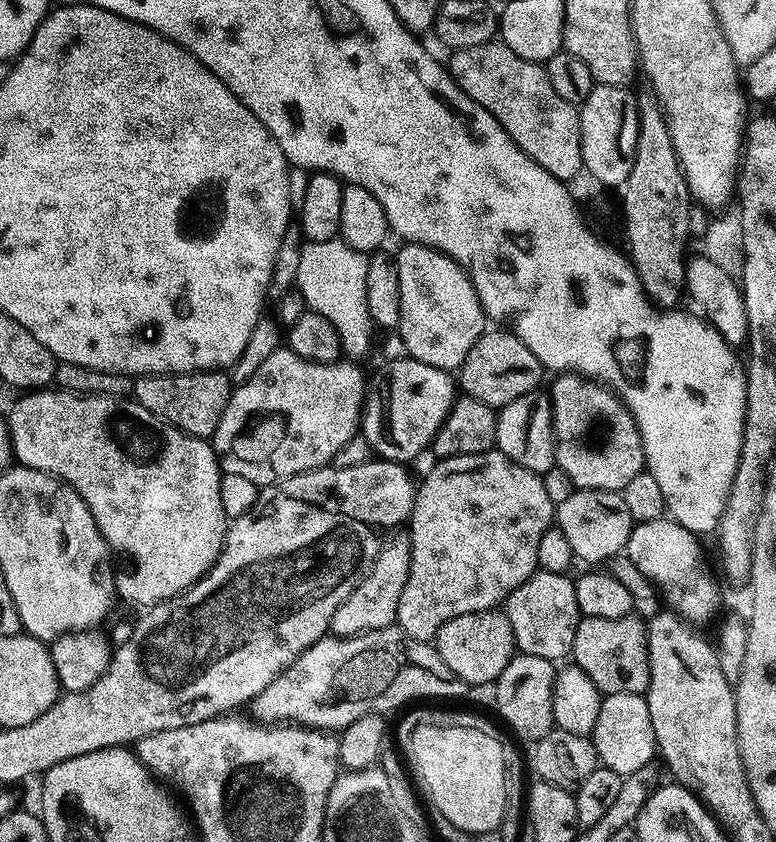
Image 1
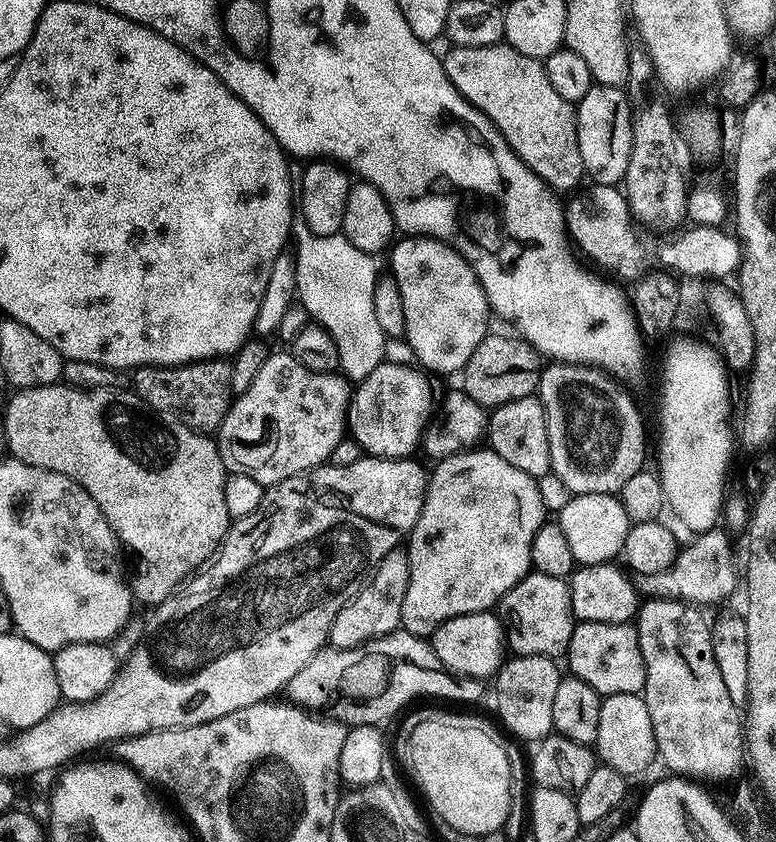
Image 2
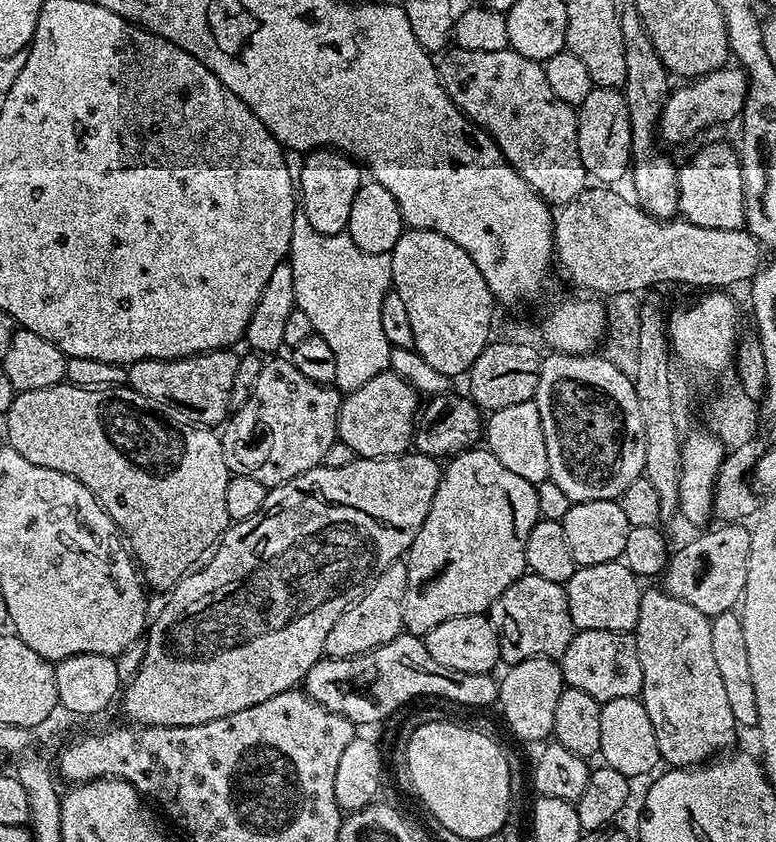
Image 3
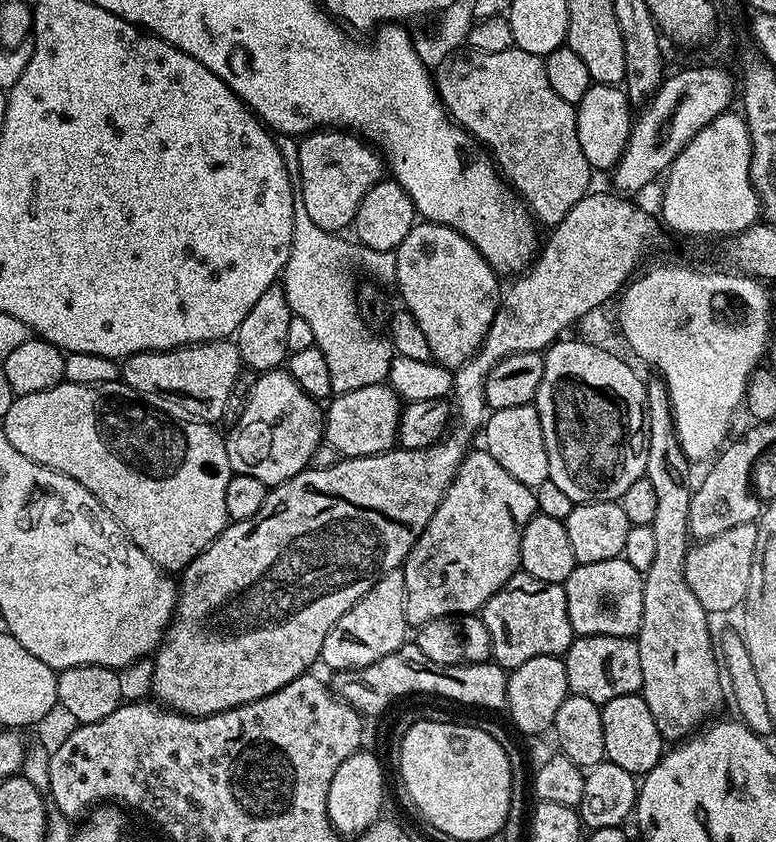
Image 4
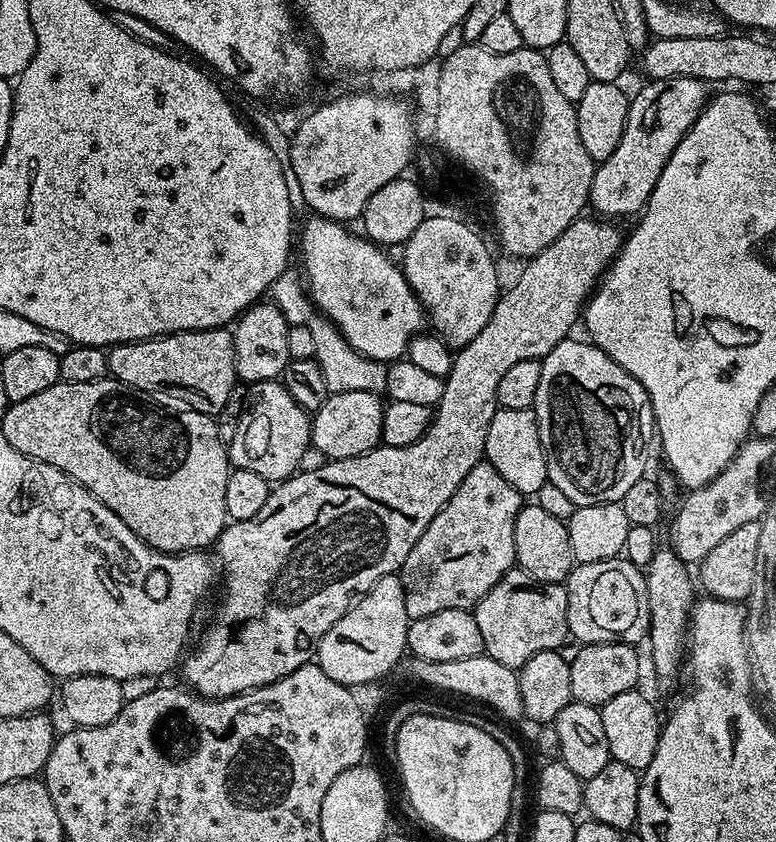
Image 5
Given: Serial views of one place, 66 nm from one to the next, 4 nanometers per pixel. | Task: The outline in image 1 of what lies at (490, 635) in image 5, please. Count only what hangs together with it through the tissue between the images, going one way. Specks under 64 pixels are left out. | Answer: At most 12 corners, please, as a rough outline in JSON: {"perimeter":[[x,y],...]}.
{"perimeter":[[533,572],[506,615],[523,655],[571,657],[575,579]]}

